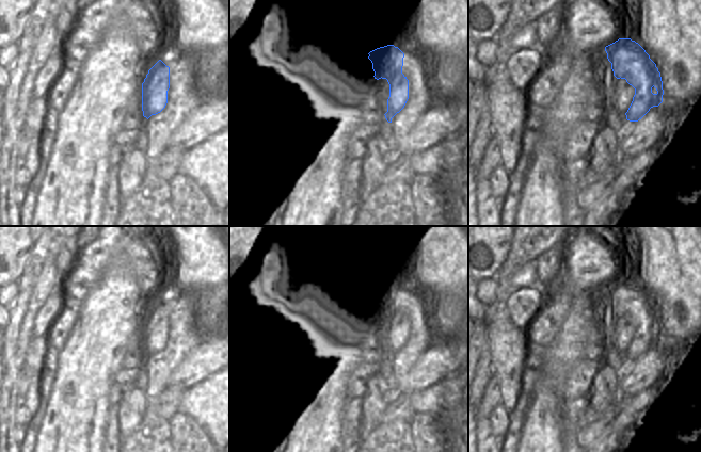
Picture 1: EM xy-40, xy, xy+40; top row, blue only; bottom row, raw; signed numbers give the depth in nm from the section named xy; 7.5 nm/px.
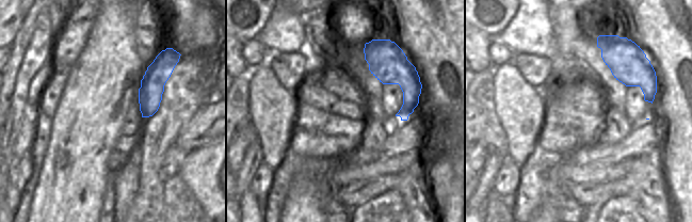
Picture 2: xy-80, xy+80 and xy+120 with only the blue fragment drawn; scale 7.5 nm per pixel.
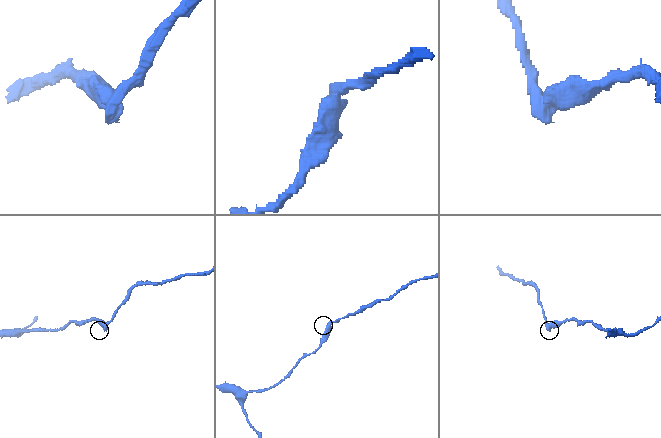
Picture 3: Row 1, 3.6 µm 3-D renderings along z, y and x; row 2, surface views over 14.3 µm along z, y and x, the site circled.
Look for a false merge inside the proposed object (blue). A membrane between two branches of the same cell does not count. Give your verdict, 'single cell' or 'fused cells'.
fused cells

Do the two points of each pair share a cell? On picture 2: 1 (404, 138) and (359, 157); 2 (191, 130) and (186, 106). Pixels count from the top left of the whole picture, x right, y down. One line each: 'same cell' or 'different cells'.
1: same cell
2: different cells

